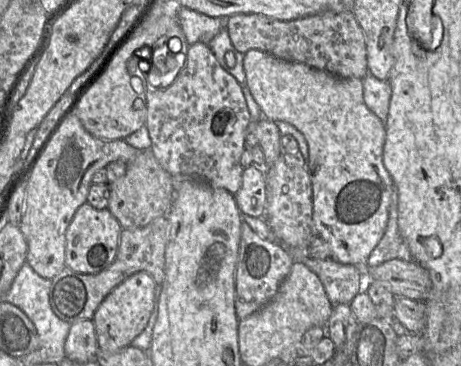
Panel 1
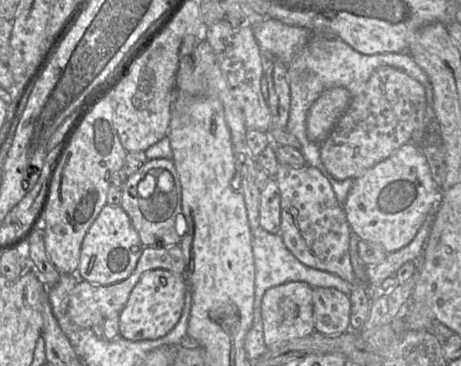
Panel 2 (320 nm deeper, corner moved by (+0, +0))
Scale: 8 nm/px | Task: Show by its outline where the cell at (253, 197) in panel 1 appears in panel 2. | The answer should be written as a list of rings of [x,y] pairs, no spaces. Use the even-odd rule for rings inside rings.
[[[271,176],[266,186],[260,192],[259,224],[270,233],[280,234],[281,224],[281,194],[276,178]]]

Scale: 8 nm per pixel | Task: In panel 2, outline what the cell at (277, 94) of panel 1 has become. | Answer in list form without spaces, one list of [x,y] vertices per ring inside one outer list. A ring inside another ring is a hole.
[[[407,143],[385,160],[368,169],[361,177],[353,180],[352,187],[343,205],[347,222],[363,241],[380,244],[387,253],[393,253],[408,245],[429,213],[435,213],[440,204],[440,188],[434,182],[426,158],[419,144]]]

